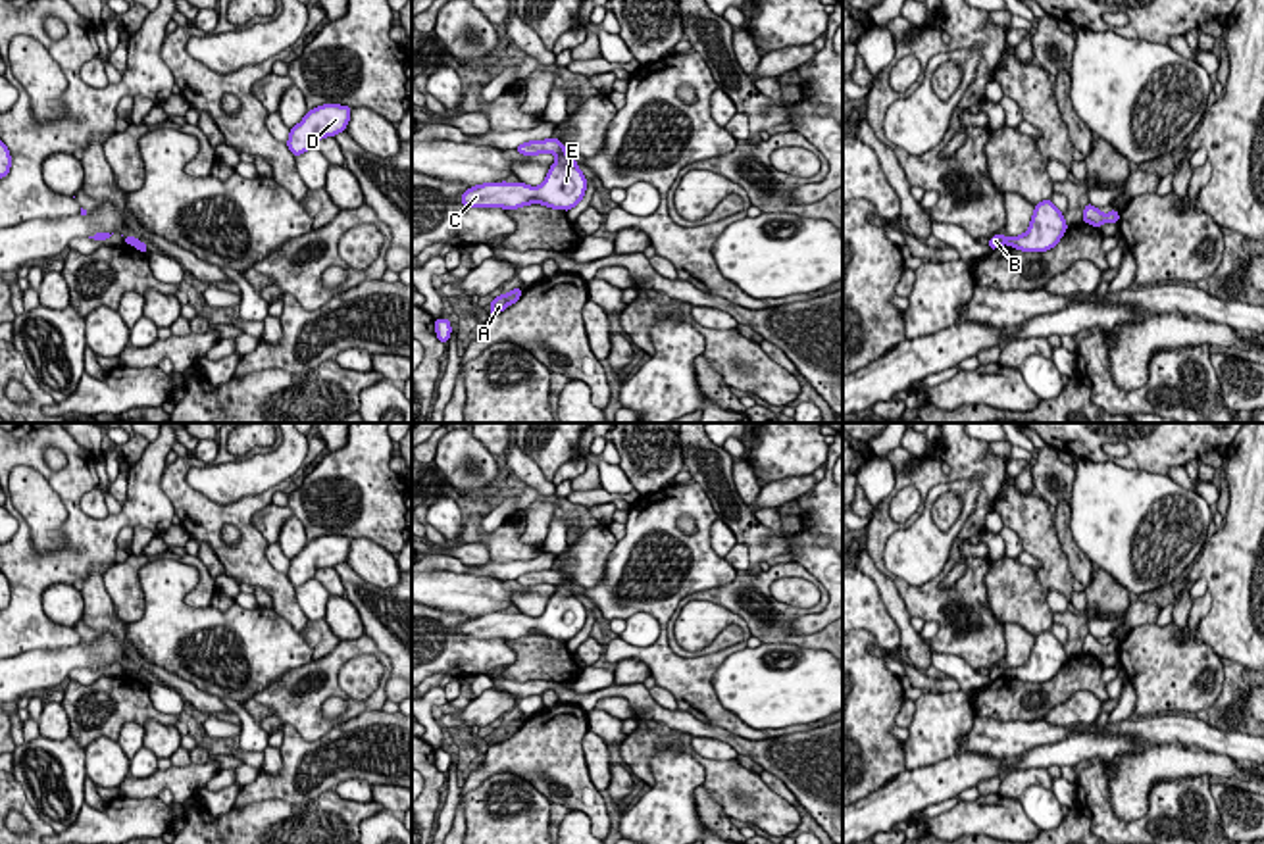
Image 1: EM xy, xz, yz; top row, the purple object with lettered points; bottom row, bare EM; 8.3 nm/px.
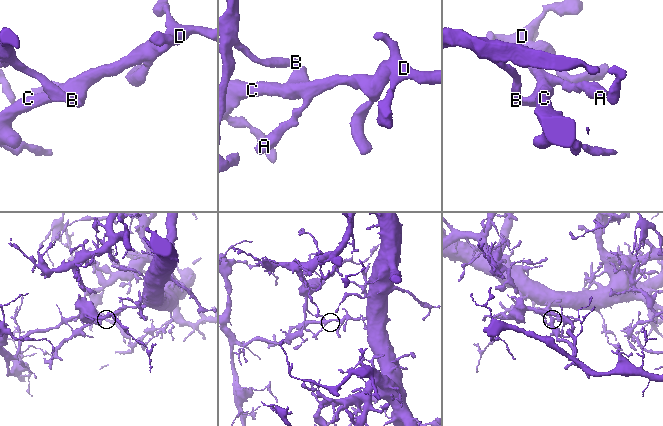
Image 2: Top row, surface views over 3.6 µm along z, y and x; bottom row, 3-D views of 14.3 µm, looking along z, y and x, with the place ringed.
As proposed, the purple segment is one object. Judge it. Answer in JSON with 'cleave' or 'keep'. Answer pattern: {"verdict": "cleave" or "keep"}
{"verdict": "cleave"}

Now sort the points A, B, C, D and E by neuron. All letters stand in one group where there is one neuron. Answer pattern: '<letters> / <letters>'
A C D E / B

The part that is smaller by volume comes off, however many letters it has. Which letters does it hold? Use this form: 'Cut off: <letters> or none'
Cut off: B

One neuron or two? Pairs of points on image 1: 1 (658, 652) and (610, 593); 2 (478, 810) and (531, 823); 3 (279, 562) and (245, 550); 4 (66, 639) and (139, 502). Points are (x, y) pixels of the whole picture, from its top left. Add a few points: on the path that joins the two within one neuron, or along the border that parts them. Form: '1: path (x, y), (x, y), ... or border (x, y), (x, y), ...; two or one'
1: path (662, 631), (662, 616), (639, 593), (632, 593); one
2: path (491, 819), (518, 823); one
3: border (266, 545), (266, 560), (285, 573); two
4: path (33, 606), (33, 589), (99, 537); one

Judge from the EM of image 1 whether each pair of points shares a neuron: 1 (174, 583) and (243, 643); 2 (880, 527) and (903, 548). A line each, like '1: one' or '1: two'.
1: one
2: two

